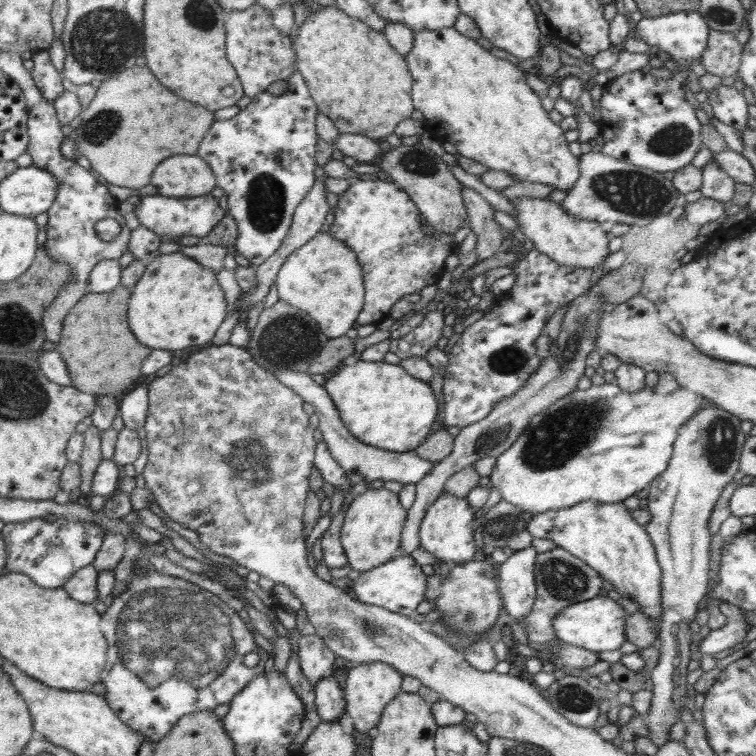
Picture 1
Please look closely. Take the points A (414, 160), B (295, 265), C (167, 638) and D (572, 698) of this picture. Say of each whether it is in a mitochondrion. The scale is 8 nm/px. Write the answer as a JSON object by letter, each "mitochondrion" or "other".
{"A":"mitochondrion","B":"other","C":"mitochondrion","D":"mitochondrion"}

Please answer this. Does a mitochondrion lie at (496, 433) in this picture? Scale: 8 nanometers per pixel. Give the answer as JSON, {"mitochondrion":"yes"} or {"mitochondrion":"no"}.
{"mitochondrion":"yes"}

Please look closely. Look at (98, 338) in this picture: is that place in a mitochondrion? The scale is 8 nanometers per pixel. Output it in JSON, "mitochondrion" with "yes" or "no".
{"mitochondrion":"no"}

